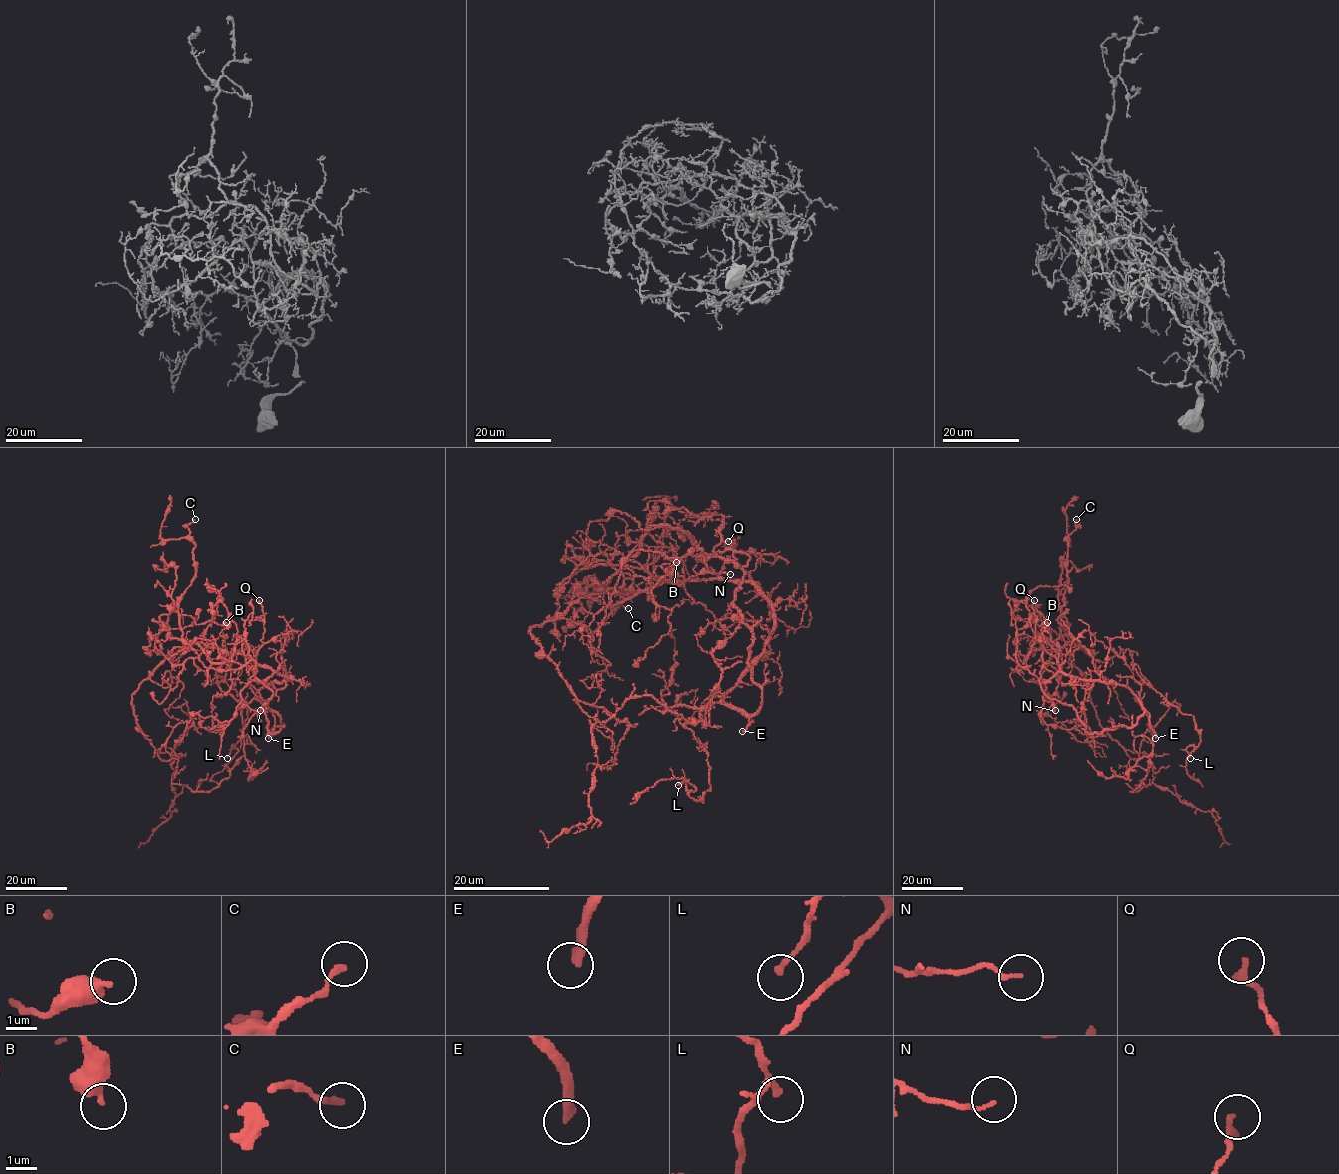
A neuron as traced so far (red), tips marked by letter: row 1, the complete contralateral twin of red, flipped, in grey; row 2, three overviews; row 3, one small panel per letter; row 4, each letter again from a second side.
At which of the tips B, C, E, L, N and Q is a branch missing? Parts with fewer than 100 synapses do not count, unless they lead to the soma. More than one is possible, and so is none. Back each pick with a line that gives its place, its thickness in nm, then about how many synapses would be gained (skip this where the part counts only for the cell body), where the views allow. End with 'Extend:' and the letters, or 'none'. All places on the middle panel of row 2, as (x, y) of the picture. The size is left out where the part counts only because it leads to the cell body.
E: Place: (742, 731). Thickness 280 nm
Extend: E

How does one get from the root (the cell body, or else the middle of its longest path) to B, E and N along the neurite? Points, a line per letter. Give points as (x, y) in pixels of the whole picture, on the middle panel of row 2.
B: (769, 598), (731, 550), (702, 555), (693, 537), (669, 529), (655, 510), (646, 531), (672, 551), (676, 562)
E: (769, 598), (773, 633), (765, 651), (723, 698), (752, 721), (742, 731)
N: (769, 598), (731, 562), (718, 557), (699, 557), (704, 557), (708, 572), (730, 574)

